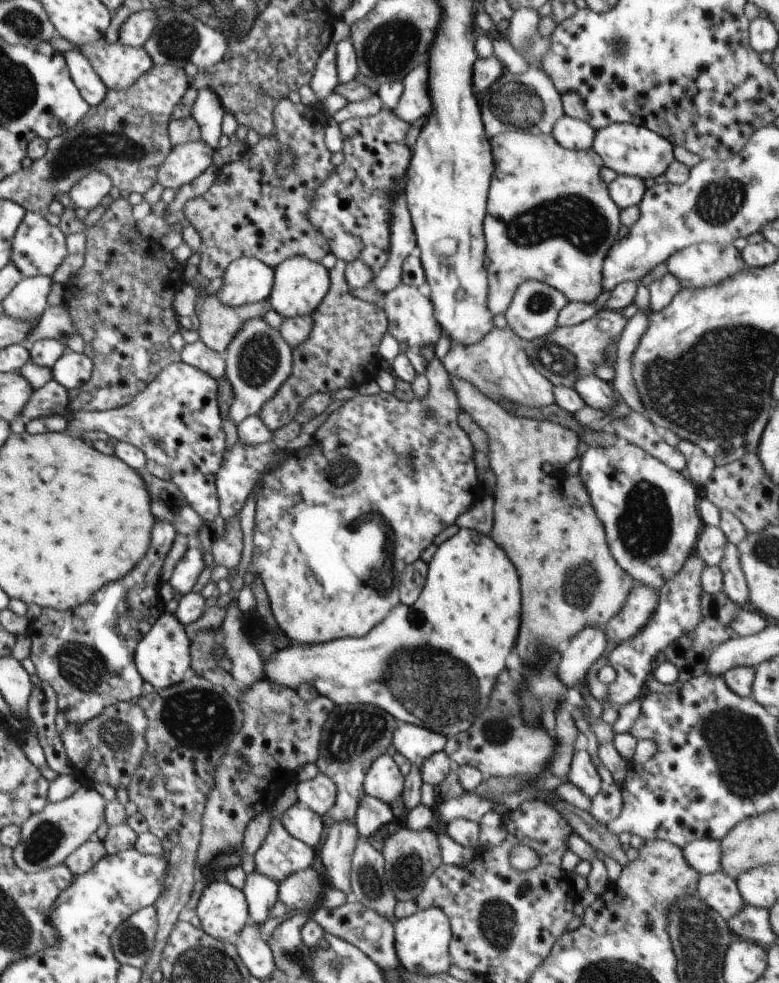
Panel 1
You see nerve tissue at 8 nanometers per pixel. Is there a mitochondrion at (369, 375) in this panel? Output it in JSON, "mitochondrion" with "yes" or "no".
{"mitochondrion":"no"}

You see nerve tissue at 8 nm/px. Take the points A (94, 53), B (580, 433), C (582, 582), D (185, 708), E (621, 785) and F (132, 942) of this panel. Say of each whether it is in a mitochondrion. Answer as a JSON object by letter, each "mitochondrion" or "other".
{"A":"other","B":"other","C":"mitochondrion","D":"mitochondrion","E":"other","F":"mitochondrion"}

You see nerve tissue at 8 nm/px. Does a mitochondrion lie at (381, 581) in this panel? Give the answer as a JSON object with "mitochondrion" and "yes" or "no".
{"mitochondrion":"yes"}

